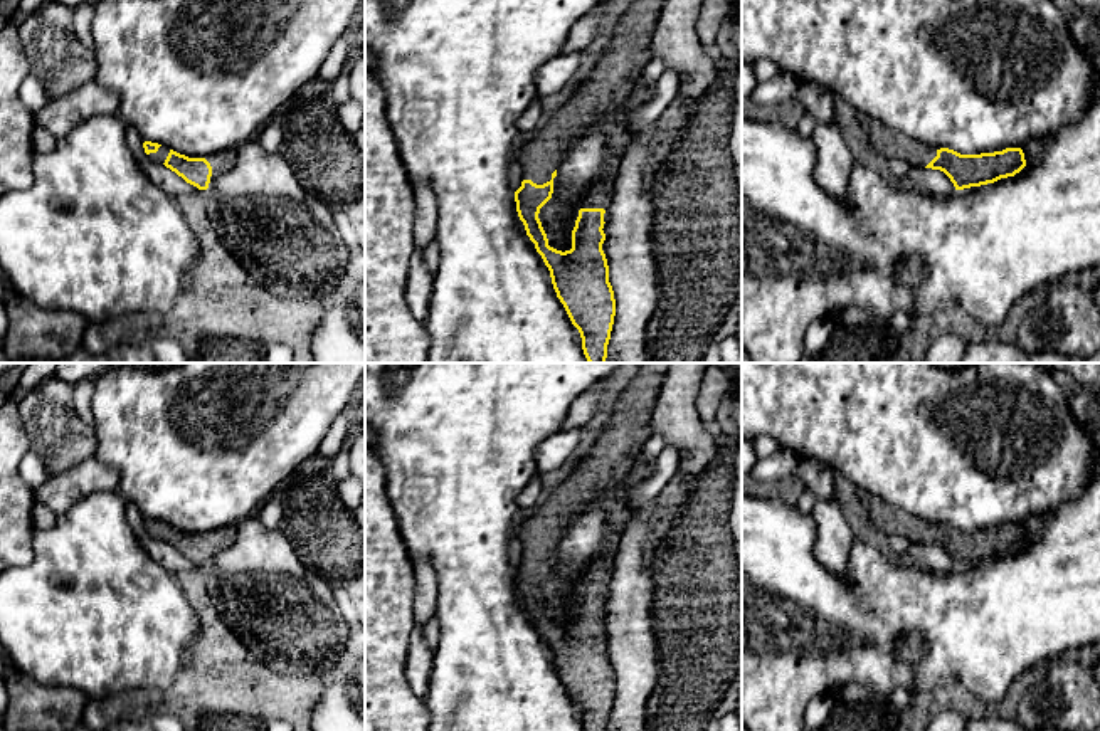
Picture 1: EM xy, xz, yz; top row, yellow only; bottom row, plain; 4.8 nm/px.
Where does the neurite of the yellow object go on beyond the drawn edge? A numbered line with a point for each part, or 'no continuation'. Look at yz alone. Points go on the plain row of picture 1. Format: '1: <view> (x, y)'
1: yz (890, 520)

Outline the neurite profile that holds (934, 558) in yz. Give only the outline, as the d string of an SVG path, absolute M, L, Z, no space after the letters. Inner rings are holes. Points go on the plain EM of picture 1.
M923 544L913 551L913 558L920 568L928 571L947 573L955 568L950 555L940 546Z

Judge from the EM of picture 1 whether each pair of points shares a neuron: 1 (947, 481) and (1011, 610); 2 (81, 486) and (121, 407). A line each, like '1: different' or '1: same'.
1: different
2: different

